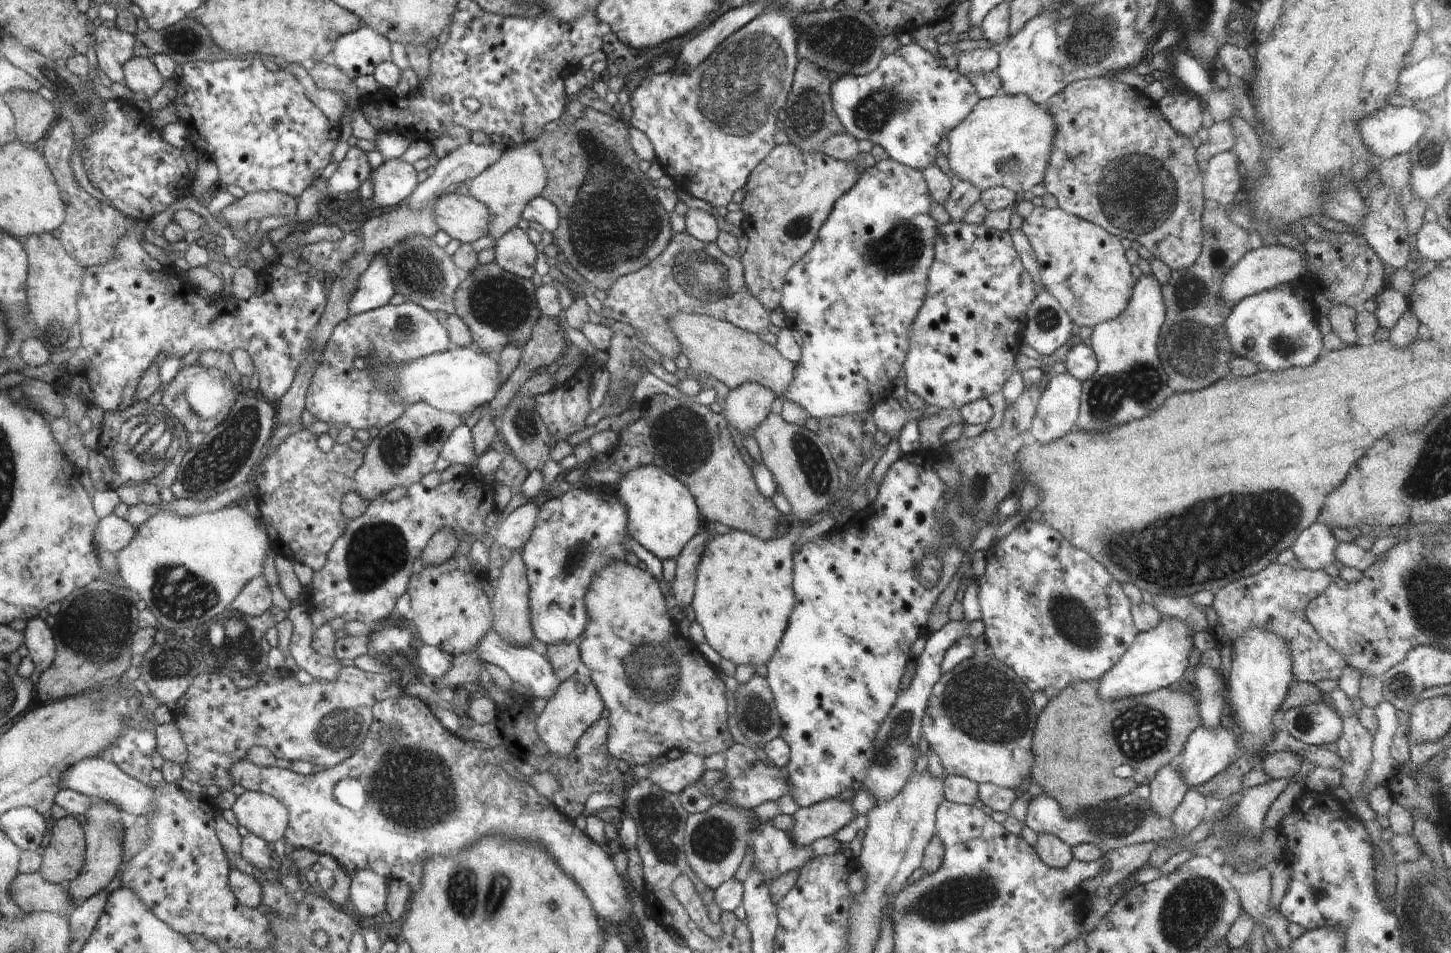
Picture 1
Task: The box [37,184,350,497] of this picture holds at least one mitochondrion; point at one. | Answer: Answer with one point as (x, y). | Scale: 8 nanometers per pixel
(202, 393)

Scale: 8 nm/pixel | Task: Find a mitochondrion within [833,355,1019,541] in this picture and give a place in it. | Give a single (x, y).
(980, 486)

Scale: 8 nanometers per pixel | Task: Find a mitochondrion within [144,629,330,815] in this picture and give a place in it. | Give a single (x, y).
(172, 663)

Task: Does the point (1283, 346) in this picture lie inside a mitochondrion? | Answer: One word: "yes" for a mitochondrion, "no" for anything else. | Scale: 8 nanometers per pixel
yes

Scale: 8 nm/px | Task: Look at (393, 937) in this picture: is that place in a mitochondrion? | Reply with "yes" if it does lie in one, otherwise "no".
no

